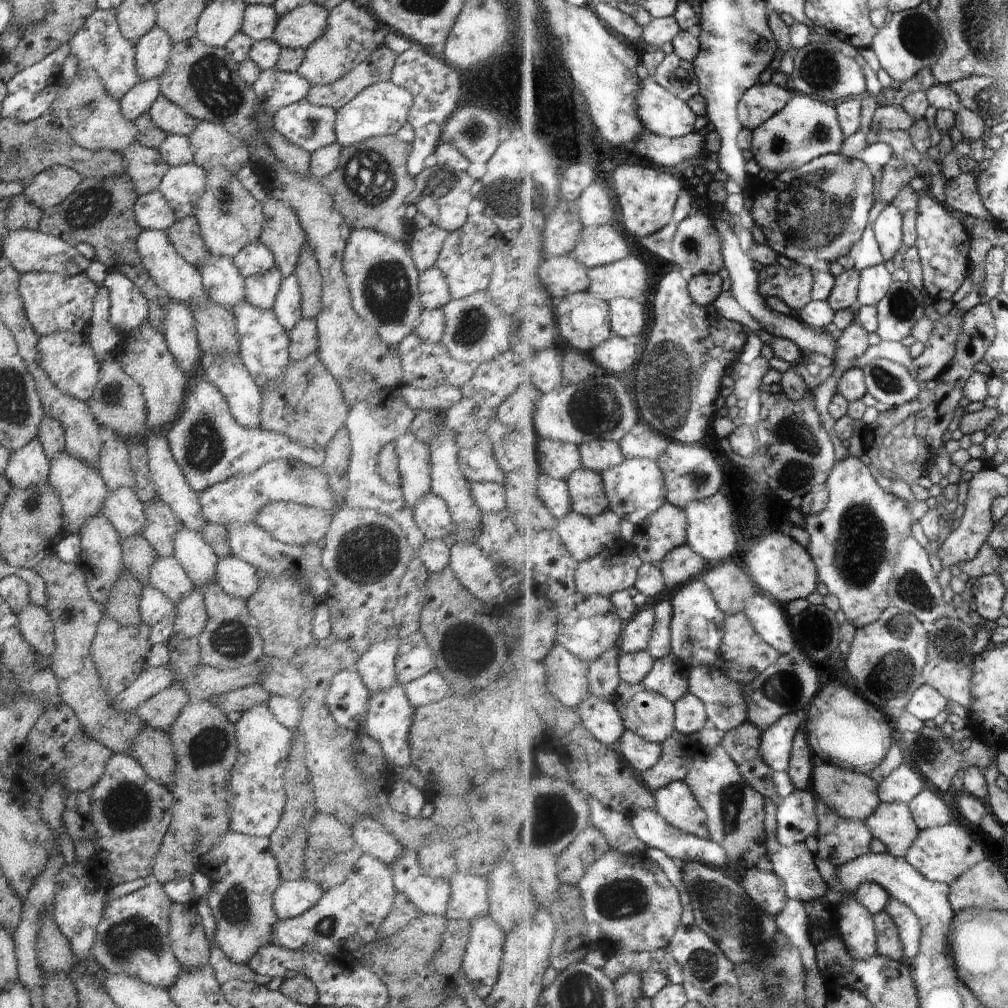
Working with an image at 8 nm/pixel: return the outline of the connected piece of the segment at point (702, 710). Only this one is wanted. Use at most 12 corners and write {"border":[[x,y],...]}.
{"border":[[688,693],[676,703],[676,728],[697,735],[710,721],[704,700]]}

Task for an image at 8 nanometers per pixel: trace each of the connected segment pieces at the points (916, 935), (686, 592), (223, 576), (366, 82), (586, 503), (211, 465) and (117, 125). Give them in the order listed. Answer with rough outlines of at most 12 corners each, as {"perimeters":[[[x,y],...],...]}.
{"perimeters":[[[892,898],[888,912],[896,920],[906,958],[920,952],[920,918],[908,904]],[[702,578],[673,603],[673,653],[713,673],[727,612]],[[234,555],[217,560],[226,594],[246,601],[258,592],[257,568]],[[382,44],[340,80],[311,85],[310,104],[337,111],[390,81],[396,57]],[[578,469],[569,480],[574,511],[600,516],[611,510],[603,475]],[[205,375],[187,377],[182,410],[165,427],[193,491],[271,460],[324,466],[262,427],[242,428]],[[93,68],[57,86],[50,110],[89,151],[124,152],[136,125]]]}

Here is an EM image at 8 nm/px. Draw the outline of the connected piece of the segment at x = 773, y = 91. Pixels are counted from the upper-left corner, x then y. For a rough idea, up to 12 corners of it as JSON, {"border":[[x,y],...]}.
{"border":[[758,83],[739,104],[755,131],[788,106],[791,85]]}

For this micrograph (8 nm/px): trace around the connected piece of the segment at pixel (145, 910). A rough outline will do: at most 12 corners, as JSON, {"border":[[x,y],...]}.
{"border":[[163,883],[104,909],[92,956],[168,990],[182,972]]}

